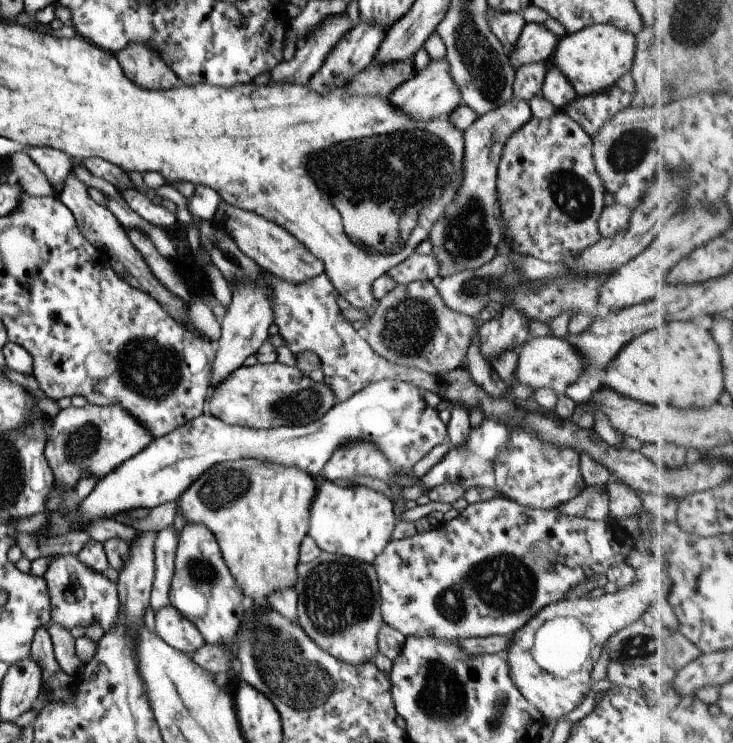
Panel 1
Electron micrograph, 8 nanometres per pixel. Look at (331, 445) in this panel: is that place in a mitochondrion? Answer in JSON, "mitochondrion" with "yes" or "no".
{"mitochondrion":"no"}

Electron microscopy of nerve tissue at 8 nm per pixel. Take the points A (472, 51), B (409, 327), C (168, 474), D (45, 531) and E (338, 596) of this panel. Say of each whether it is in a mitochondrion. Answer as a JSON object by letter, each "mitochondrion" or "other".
{"A":"mitochondrion","B":"mitochondrion","C":"other","D":"other","E":"mitochondrion"}

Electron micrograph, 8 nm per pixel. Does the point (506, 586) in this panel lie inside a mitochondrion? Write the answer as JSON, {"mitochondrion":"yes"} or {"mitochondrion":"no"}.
{"mitochondrion":"yes"}

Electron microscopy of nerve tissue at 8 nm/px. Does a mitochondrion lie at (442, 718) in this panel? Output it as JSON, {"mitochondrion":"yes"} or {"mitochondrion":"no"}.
{"mitochondrion":"yes"}

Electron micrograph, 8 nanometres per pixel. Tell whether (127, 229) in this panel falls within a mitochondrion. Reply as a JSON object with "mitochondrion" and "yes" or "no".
{"mitochondrion":"no"}

